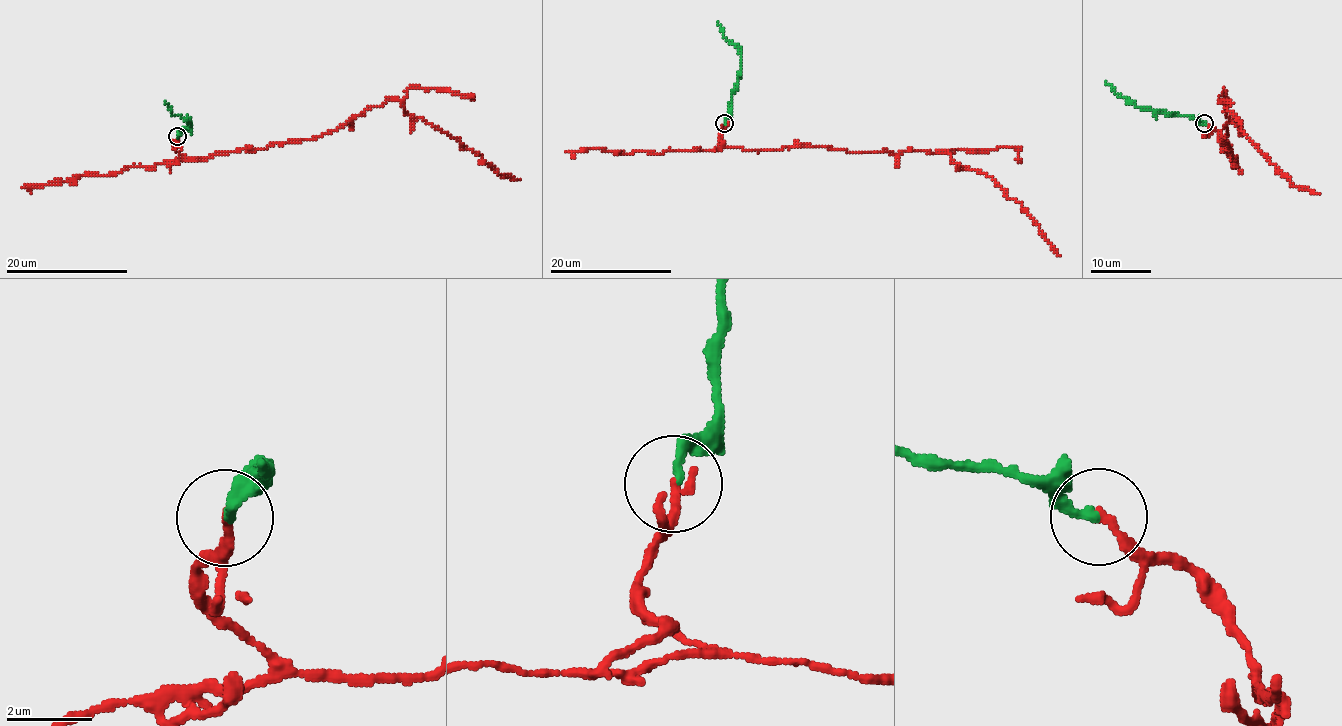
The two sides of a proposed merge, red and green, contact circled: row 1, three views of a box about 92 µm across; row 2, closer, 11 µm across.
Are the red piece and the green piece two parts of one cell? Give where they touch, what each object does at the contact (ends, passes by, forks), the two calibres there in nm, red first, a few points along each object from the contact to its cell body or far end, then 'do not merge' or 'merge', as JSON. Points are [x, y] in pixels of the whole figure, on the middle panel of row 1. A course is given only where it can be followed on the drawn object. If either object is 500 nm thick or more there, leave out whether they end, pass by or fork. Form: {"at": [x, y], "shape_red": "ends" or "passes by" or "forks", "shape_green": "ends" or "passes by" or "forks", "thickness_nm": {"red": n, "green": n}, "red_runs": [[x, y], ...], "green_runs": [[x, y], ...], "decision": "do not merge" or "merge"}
{"at": [724, 123], "shape_red": "ends", "shape_green": "ends", "thickness_nm": {"red": 200, "green": 200}, "red_runs": [[724, 123], [722, 143], [754, 151], [810, 144], [862, 153], [944, 150], [1018, 201], [1059, 254]], "green_runs": [[724, 123], [731, 112], [731, 93], [738, 82], [742, 56], [718, 22]], "decision": "merge"}

